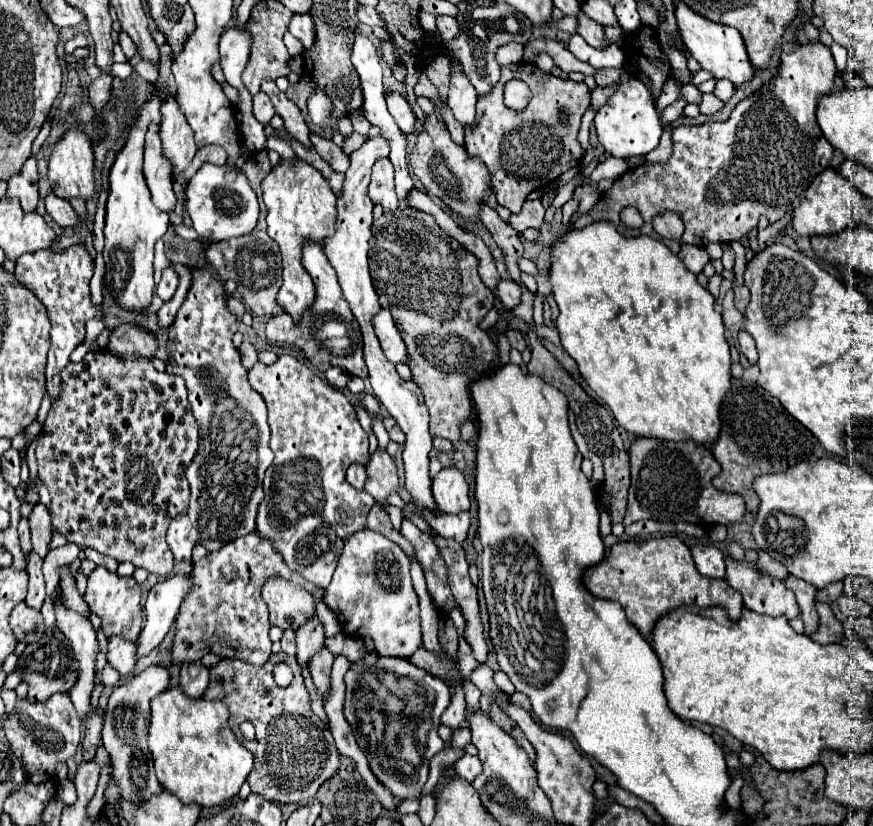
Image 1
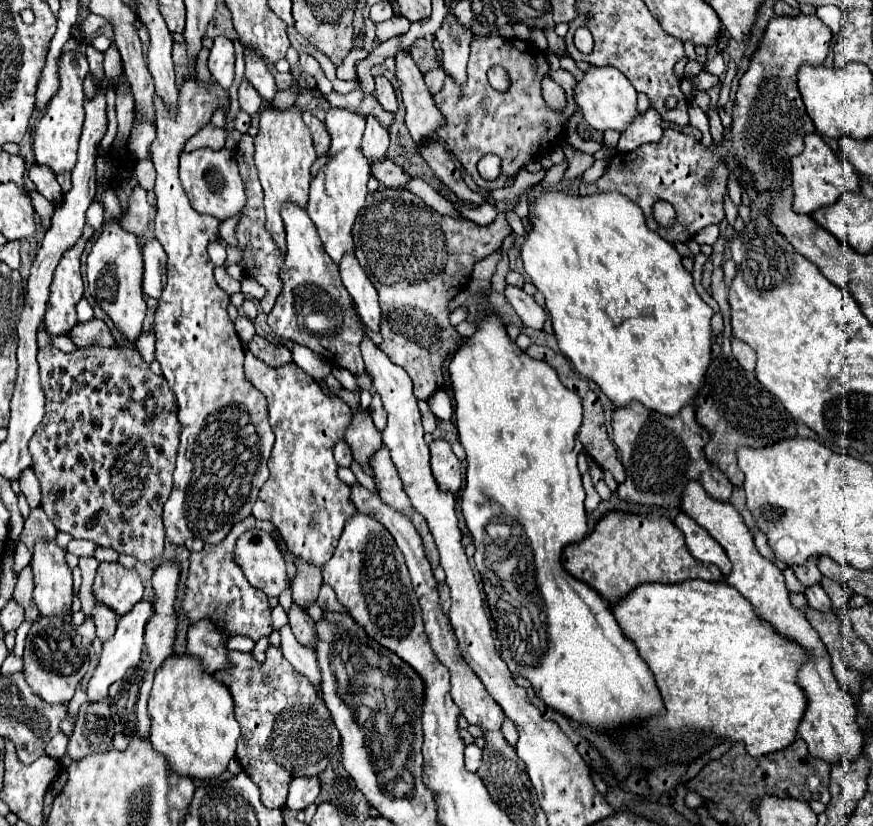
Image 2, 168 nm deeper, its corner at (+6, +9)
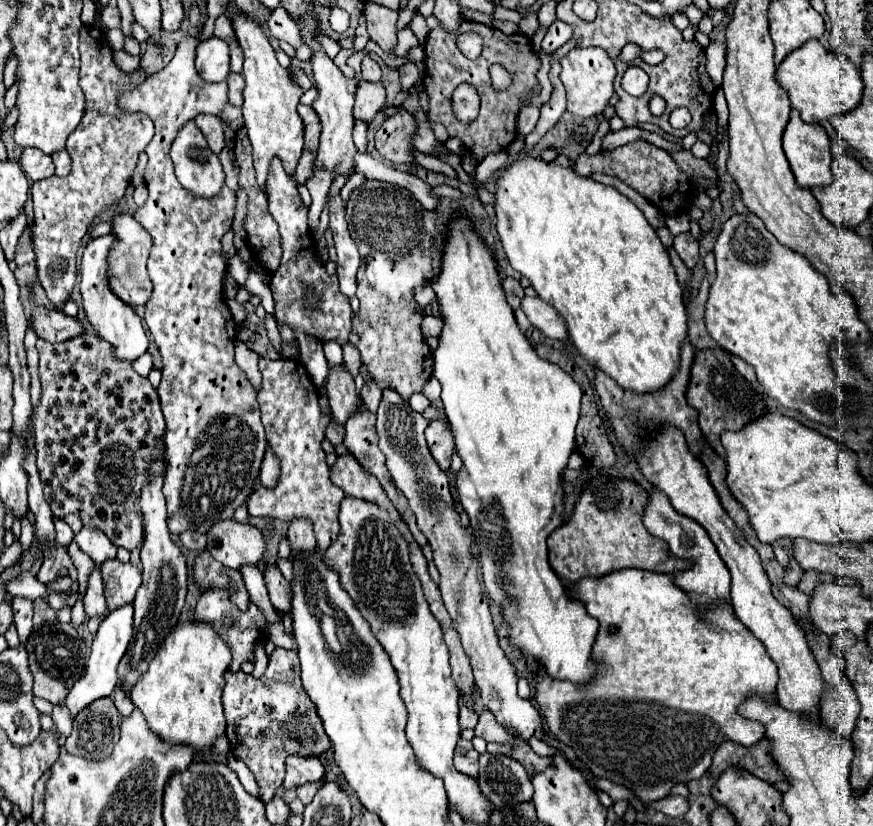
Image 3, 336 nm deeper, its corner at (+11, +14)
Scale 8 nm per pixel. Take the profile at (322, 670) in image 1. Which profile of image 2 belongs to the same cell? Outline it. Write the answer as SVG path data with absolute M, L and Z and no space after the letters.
M293 605L291 611L289 611L289 625L291 625L293 635L297 637L297 641L301 645L307 645L307 647L315 649L315 645L317 645L315 621L303 609L297 609L297 605Z

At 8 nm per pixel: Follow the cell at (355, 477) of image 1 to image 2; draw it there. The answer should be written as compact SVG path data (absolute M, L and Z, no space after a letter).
M339 441L335 445L335 461L341 465L341 467L351 467L353 463L353 457L351 457L351 449L345 441Z

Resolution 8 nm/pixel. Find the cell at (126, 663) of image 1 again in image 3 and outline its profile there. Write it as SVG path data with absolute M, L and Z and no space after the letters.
M96 566L90 576L88 576L88 590L84 596L84 612L88 618L92 616L106 616L108 608L106 608L106 600L104 600L104 592L102 592L102 576L100 576L100 568Z

